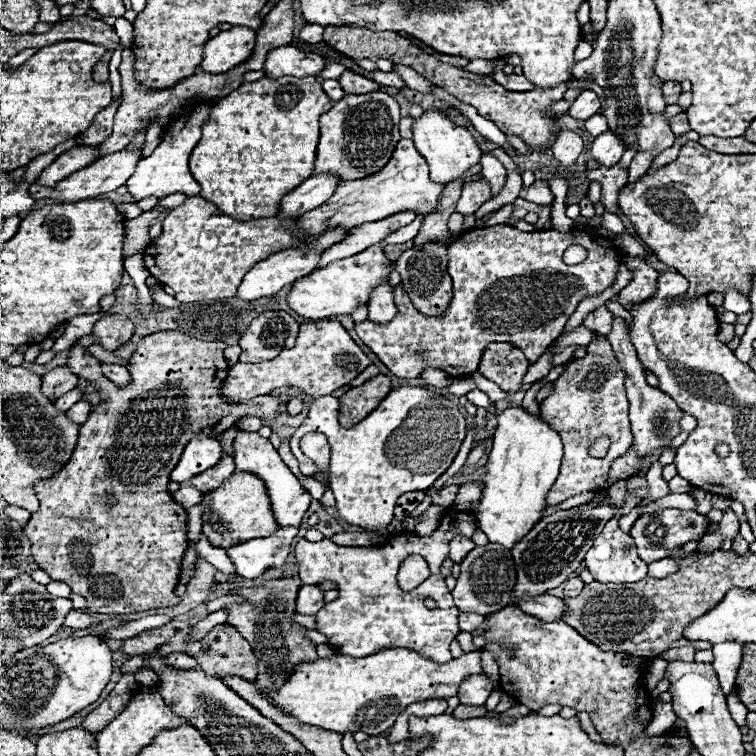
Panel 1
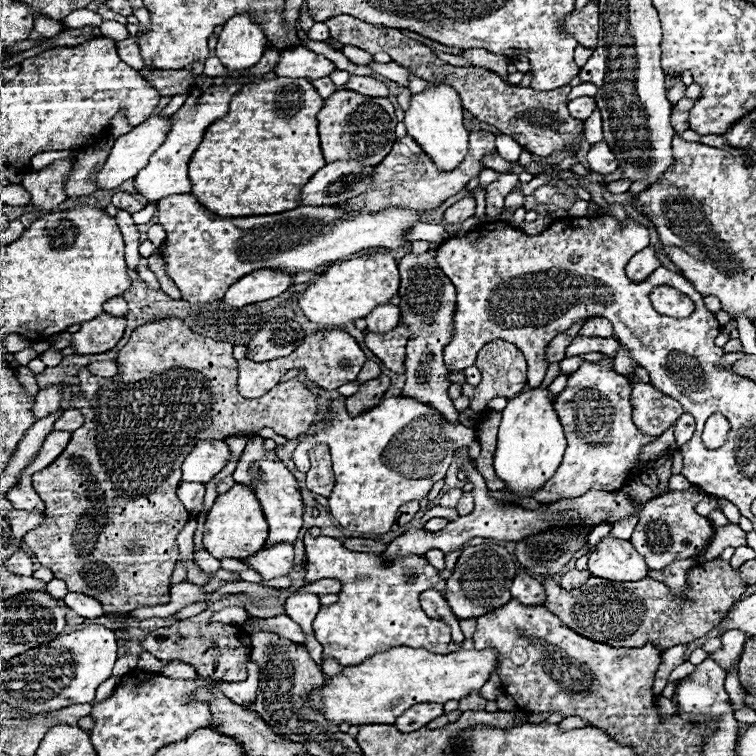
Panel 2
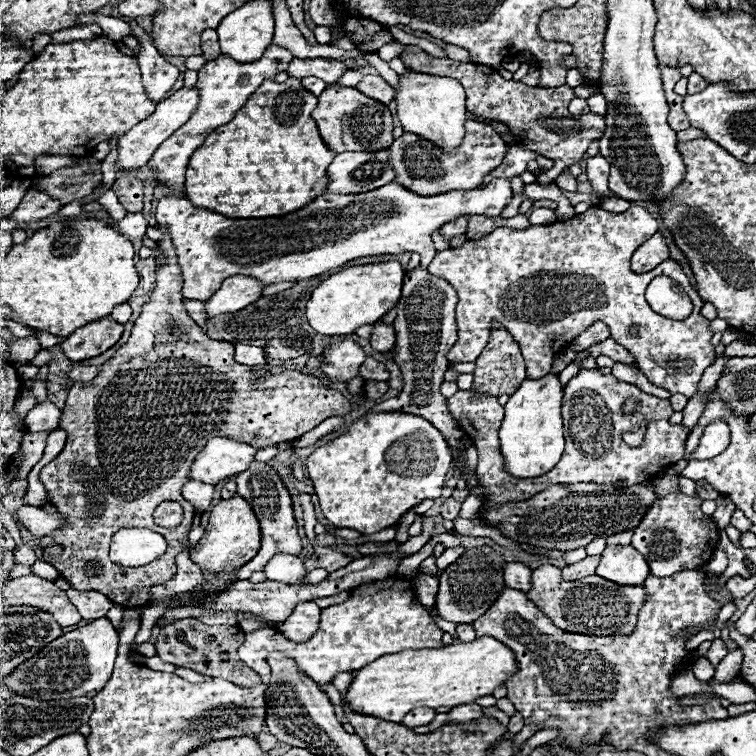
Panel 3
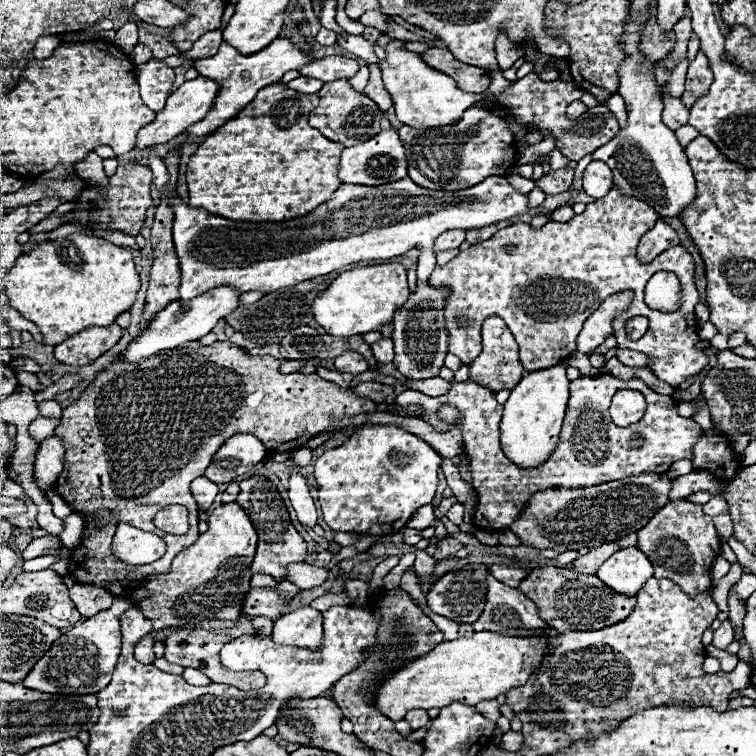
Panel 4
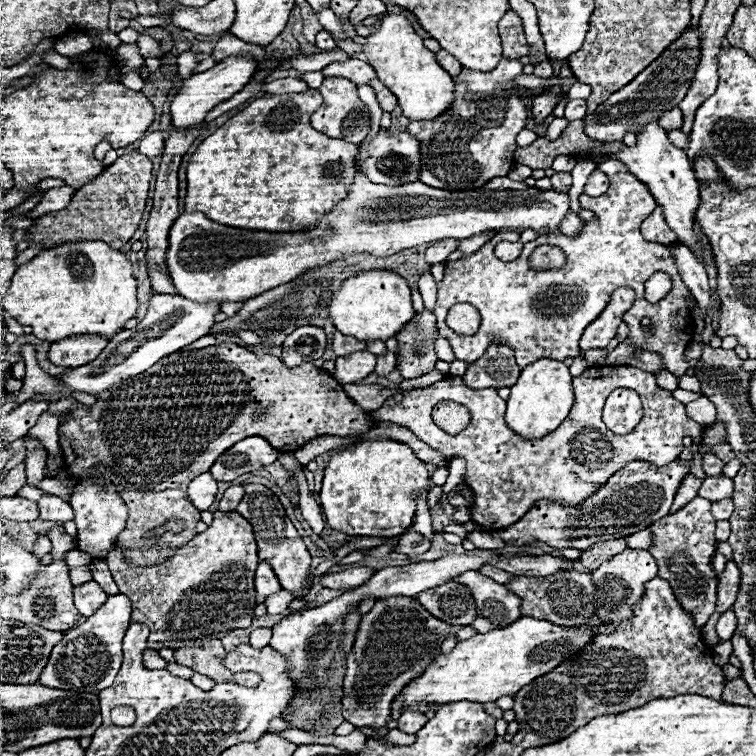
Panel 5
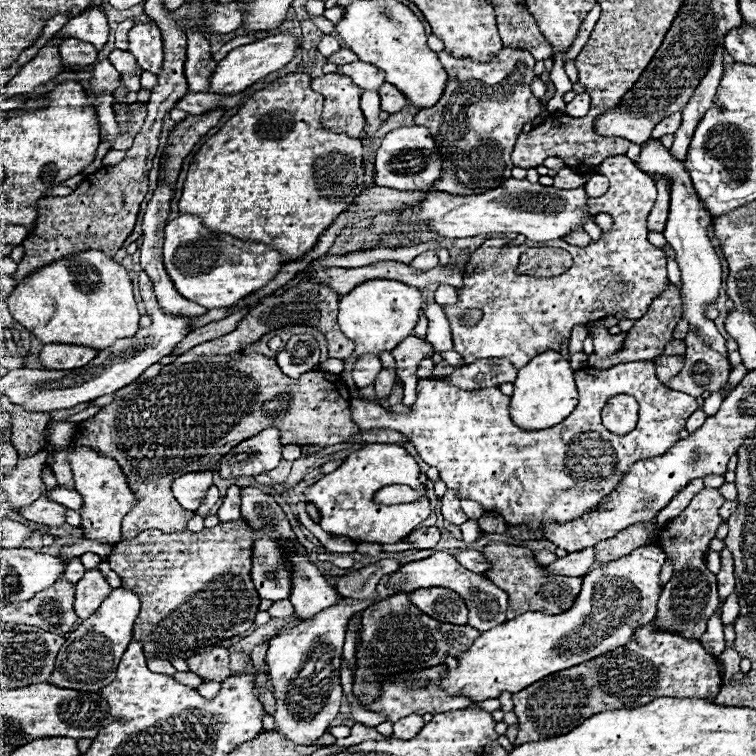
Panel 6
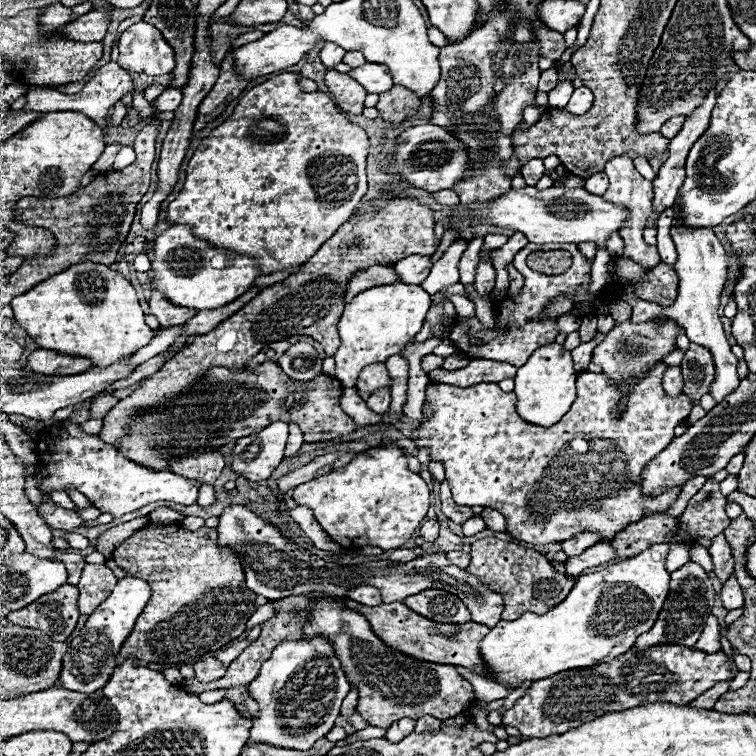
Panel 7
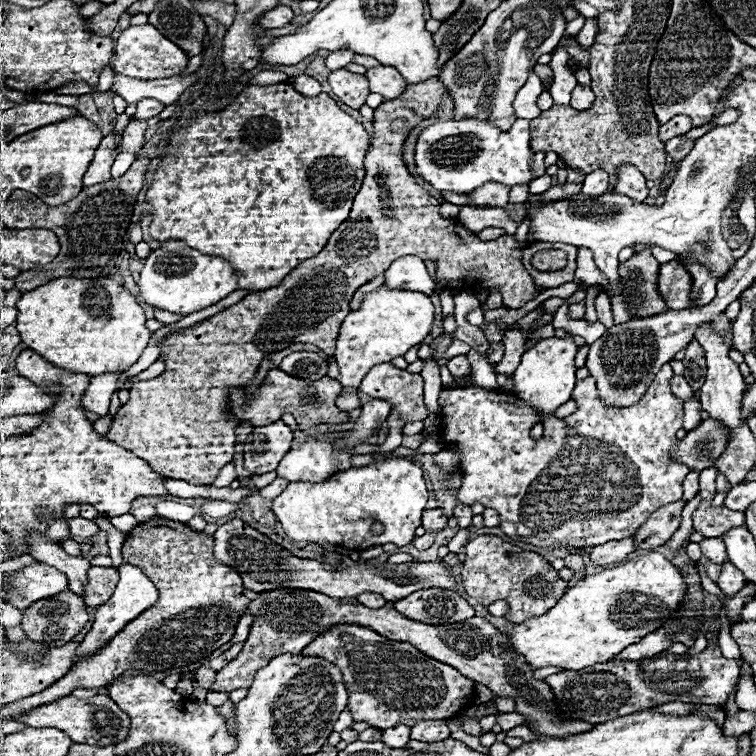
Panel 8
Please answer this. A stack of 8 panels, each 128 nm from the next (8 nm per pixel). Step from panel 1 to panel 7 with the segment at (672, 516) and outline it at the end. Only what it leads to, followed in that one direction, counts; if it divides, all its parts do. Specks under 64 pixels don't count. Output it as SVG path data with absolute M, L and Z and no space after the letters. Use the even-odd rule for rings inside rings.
M708 478L702 490L688 502L684 514L680 516L680 524L690 530L692 538L714 538L730 524L730 518L724 512L726 502L728 500L720 494L718 482ZM686 562L682 568L672 572L670 598L666 598L666 606L662 608L658 622L654 622L654 626L646 634L638 636L634 648L646 650L652 646L662 646L662 644L694 646L702 634L706 618L710 616L712 604L714 604L714 588L710 584L710 578L706 576L706 570L694 562Z

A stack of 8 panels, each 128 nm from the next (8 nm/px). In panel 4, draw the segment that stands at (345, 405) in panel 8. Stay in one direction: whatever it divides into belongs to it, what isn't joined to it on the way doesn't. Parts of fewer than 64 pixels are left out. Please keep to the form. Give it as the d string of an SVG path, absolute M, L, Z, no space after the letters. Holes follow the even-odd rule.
M612 374L600 376L580 376L578 380L570 382L570 402L566 408L564 426L558 438L558 446L552 456L536 466L536 468L518 468L514 462L506 458L500 444L500 416L502 404L496 402L496 394L486 390L470 380L466 382L452 382L450 390L444 396L426 396L416 390L404 390L396 398L398 408L406 406L420 406L422 414L418 416L426 424L434 426L438 432L452 428L452 424L444 424L438 420L436 410L440 404L456 406L464 420L462 424L462 446L464 454L472 462L472 484L478 494L478 506L474 512L474 526L482 530L502 530L508 528L516 518L518 512L524 510L526 502L532 494L542 490L556 490L556 488L588 488L598 486L604 482L612 482L630 474L650 472L666 472L676 460L690 458L692 460L692 446L702 436L702 428L692 418L678 416L678 404L672 396L652 392L640 378L620 380ZM630 388L644 394L648 408L640 422L618 428L612 424L608 408L610 400L616 390ZM634 436L642 438L640 448L632 448L630 442Z

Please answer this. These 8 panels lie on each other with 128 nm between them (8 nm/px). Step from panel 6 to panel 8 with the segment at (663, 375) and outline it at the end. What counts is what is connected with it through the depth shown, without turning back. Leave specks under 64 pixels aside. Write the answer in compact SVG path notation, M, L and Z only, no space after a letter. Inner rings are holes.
M674 376L672 382L670 382L670 386L672 386L674 396L678 396L678 398L682 398L682 400L690 400L690 398L694 398L694 390L692 390L692 386L690 386L682 376Z

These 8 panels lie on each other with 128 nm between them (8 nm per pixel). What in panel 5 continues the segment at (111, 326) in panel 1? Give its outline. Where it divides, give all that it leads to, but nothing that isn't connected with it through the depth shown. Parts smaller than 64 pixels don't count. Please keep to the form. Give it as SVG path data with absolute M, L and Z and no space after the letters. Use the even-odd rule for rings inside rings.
M82 336L82 338L66 338L62 342L54 342L48 350L48 360L54 366L78 368L86 362L92 362L106 346L106 338Z

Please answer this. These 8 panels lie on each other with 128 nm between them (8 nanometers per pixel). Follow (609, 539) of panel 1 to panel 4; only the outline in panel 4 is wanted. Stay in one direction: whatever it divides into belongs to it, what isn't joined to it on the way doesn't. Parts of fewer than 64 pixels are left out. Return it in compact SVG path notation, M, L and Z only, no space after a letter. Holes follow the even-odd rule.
M622 548L600 566L596 576L602 578L614 592L636 596L646 580L654 576L654 568L648 556L638 548Z

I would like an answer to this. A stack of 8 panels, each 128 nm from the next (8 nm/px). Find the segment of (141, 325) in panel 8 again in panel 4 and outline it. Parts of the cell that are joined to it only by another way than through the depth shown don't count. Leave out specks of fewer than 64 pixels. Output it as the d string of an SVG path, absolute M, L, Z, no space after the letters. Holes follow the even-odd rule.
M68 234L54 242L42 242L34 246L30 252L22 254L18 262L12 266L10 274L4 278L4 290L10 298L12 308L16 308L26 320L34 322L46 344L58 344L72 334L78 334L80 330L88 326L110 326L116 322L116 318L122 312L128 312L136 300L136 294L140 290L140 278L134 268L132 254L120 246L114 246L112 242L100 238L100 236L88 236L88 234Z

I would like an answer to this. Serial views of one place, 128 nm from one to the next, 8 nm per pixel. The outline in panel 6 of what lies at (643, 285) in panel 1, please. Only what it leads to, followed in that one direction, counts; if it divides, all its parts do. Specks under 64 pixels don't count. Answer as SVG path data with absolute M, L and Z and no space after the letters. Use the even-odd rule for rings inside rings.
M656 178L656 186L658 186L658 198L656 198L654 208L648 216L648 230L662 232L666 218L668 218L668 206L670 206L670 180Z

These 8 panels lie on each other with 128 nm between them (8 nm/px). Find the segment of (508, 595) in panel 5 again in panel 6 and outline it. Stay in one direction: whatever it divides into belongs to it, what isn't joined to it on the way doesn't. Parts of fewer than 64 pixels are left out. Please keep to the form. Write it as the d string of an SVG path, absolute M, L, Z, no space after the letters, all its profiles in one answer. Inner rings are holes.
M436 552L430 558L414 560L414 562L408 562L404 566L400 566L400 570L390 576L390 586L398 588L404 594L410 594L410 592L420 590L420 588L432 588L432 586L442 586L442 588L450 588L450 590L458 592L464 598L464 602L470 610L468 624L472 628L478 628L480 632L486 632L486 630L506 622L508 594L504 590L500 590L498 586L494 586L486 576L474 574L474 572L466 570L464 566L460 566L456 562L456 558L452 554L446 554L446 552Z

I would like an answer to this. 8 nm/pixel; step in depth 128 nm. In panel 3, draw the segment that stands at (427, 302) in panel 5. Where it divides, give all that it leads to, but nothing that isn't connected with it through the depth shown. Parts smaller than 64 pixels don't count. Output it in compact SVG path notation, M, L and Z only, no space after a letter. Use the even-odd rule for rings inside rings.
M494 178L484 188L476 190L452 190L434 196L420 196L410 192L398 182L390 182L378 190L362 192L362 194L322 194L310 206L296 210L292 214L274 216L274 218L224 218L206 208L194 208L186 198L180 196L162 196L156 208L158 224L168 226L172 230L172 242L176 246L178 264L184 276L184 290L182 296L188 300L204 302L218 290L220 282L230 276L252 276L262 284L278 284L278 282L300 282L312 276L320 276L330 272L350 260L364 258L364 256L382 256L382 254L404 254L404 252L418 252L420 264L428 267L434 260L434 244L432 234L440 230L446 222L452 222L460 216L490 216L496 218L504 212L510 202L510 180L508 178Z

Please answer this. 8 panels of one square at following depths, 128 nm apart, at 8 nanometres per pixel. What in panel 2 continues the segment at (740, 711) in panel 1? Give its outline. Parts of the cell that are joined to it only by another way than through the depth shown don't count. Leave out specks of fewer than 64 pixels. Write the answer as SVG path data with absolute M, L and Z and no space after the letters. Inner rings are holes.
M738 664L730 668L730 672L726 674L724 684L726 684L726 692L728 692L728 696L730 696L732 708L734 708L734 710L742 708L742 706L744 706L744 702L742 702L742 692L744 692L744 690L742 690L740 680L738 680Z

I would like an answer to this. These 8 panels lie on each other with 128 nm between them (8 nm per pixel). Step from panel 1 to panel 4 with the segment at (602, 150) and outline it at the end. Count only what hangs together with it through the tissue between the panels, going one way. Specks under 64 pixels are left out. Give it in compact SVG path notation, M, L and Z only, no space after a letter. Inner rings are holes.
M590 162L584 172L584 192L592 198L602 198L612 186L612 170L604 162Z

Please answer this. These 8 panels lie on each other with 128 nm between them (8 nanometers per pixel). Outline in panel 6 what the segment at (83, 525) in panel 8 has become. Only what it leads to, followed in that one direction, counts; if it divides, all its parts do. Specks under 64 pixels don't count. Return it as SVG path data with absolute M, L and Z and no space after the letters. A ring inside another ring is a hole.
M42 492L38 500L26 506L26 510L22 510L22 518L50 528L58 528L66 524L66 506L52 502L50 498L46 498L46 492Z

